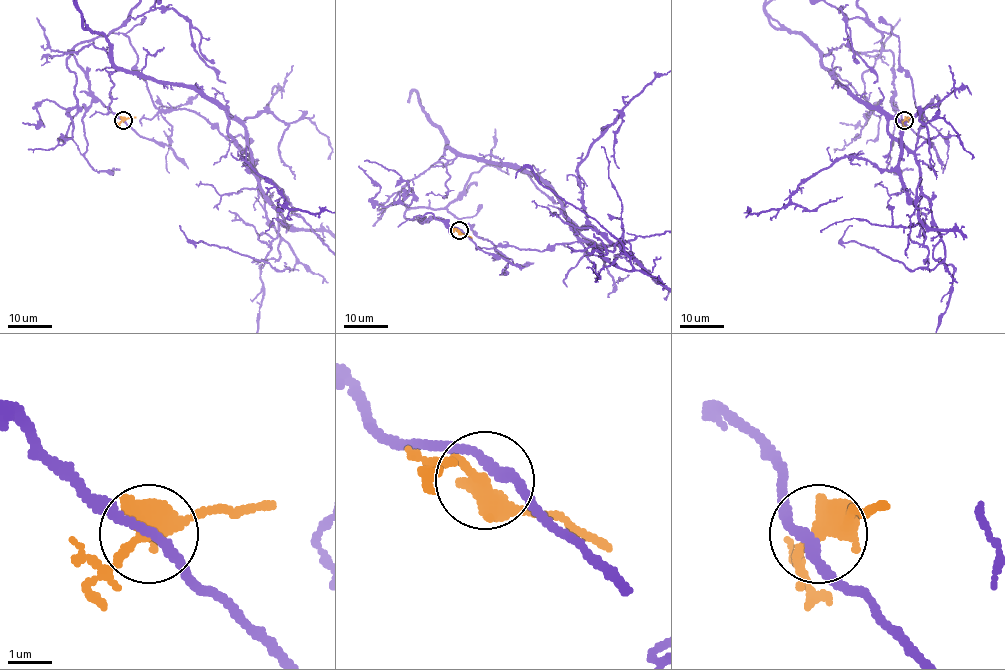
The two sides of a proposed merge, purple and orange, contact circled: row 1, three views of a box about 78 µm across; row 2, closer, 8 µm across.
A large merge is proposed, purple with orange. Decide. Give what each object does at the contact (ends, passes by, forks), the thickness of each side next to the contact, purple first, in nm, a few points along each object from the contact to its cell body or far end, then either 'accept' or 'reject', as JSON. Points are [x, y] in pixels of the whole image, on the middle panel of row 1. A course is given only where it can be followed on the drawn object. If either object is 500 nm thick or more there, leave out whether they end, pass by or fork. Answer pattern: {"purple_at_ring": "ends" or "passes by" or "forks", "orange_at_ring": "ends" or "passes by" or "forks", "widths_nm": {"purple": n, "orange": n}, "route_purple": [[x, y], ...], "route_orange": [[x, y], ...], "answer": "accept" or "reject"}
{"purple_at_ring": "passes by", "orange_at_ring": "passes by", "widths_nm": {"purple": 200, "orange": 440}, "route_orange": [[459, 231], [471, 237]], "answer": "reject"}

